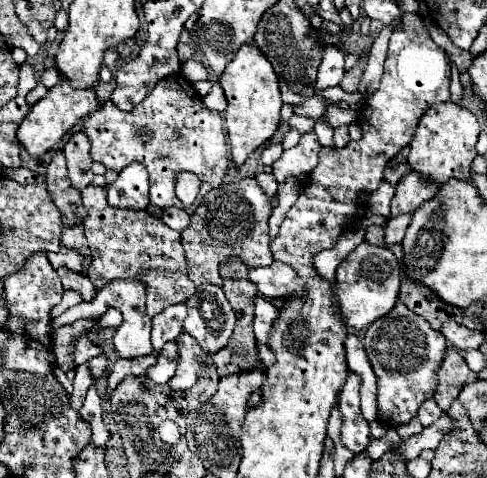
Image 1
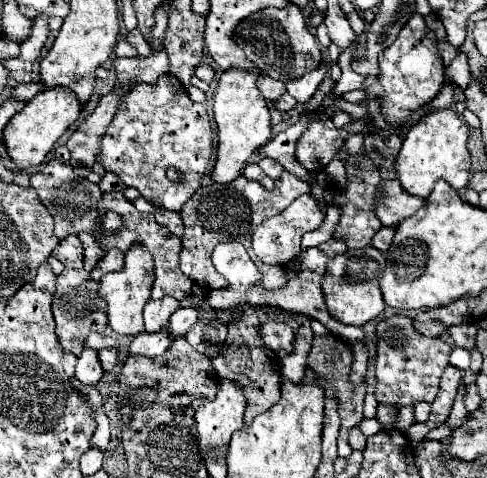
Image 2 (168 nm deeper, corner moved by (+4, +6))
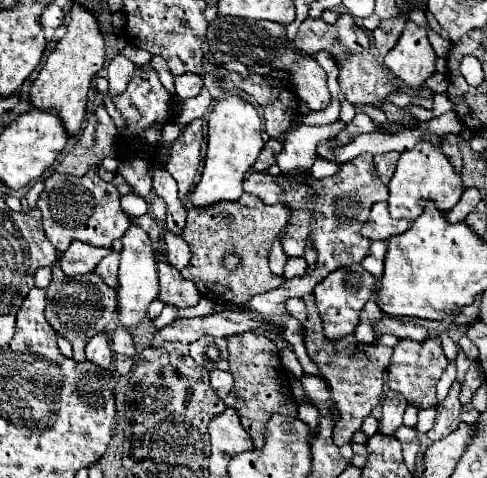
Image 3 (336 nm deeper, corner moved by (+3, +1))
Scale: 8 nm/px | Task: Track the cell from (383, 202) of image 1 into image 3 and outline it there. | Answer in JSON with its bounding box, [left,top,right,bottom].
[310,159,340,177]

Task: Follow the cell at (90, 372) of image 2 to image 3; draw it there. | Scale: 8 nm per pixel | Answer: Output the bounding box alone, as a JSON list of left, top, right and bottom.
[86,331,112,369]

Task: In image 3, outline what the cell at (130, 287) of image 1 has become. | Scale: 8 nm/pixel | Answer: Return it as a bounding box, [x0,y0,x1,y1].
[118,225,158,329]

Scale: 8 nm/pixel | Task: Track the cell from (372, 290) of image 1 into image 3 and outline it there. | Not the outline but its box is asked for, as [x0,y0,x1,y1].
[312,263,376,341]

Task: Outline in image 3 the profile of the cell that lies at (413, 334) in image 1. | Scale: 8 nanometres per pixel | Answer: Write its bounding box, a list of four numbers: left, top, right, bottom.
[388,339,448,409]

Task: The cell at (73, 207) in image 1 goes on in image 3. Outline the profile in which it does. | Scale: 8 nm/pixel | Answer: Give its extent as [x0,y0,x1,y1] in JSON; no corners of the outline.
[38,167,130,251]

